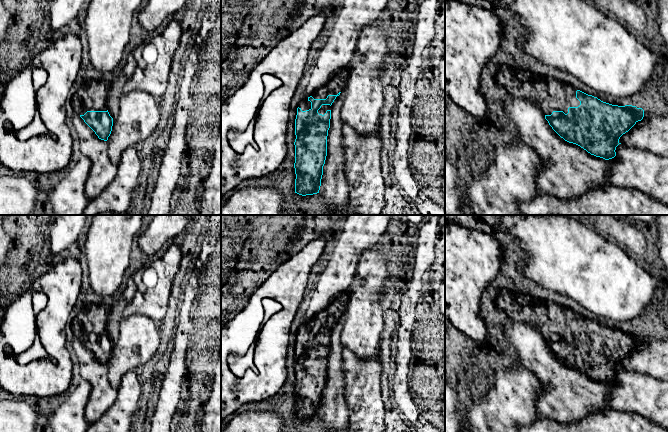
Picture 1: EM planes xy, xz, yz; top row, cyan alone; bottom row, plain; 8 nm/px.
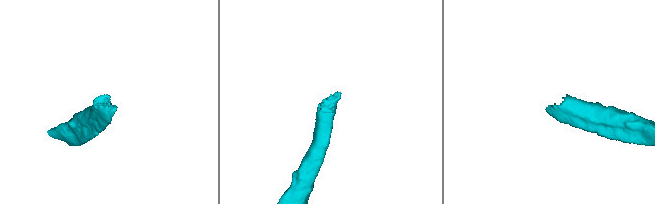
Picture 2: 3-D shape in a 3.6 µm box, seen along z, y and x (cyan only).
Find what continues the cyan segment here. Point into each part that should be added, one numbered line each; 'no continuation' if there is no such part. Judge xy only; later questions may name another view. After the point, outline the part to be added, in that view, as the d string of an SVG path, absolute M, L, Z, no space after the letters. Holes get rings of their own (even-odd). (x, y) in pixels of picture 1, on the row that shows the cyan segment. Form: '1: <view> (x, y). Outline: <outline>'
1: xy (92, 96). Outline: M88 80L72 95L72 106L77 116L87 111L107 111L110 81Z

